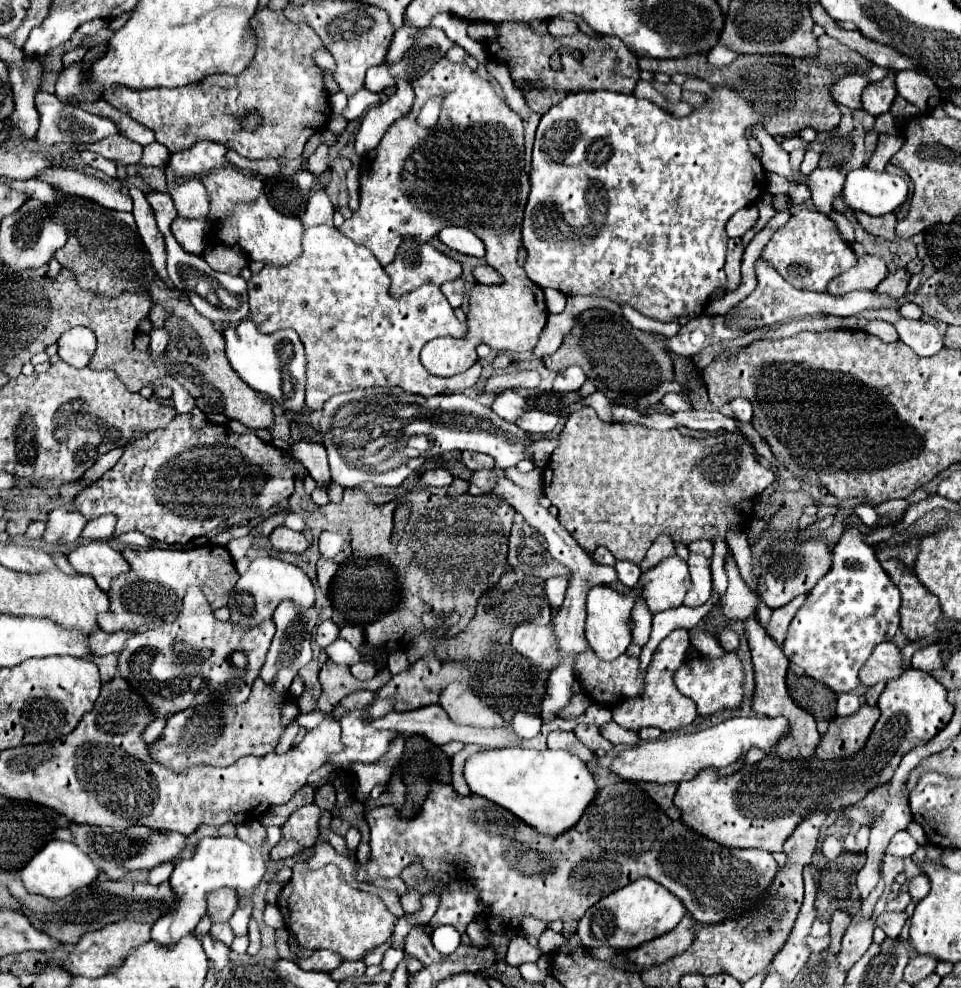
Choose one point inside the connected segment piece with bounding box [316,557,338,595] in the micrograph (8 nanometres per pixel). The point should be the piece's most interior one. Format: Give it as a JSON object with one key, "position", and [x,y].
{"position":[326,568]}

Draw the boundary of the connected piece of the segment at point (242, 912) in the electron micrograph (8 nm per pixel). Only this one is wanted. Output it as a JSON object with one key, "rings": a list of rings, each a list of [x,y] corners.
{"rings":[[[242,895],[242,901],[238,903],[236,913],[230,919],[230,927],[234,937],[238,935],[246,935],[248,933],[248,921],[252,915],[252,903],[250,903],[250,895]]]}

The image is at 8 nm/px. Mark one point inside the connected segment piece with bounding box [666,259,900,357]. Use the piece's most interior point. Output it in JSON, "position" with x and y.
{"position":[773,301]}

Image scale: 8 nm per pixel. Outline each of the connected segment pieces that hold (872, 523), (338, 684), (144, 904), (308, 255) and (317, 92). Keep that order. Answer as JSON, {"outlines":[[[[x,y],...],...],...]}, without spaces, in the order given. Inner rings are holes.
{"outlines":[[[[860,503],[860,505],[854,505],[854,515],[860,517],[860,521],[866,525],[866,527],[876,527],[880,525],[880,517],[876,515],[874,507],[872,505],[866,505],[866,503]]],[[[326,661],[326,665],[320,669],[320,685],[322,685],[322,695],[320,695],[320,699],[318,699],[318,709],[322,709],[322,711],[330,713],[330,711],[338,705],[338,701],[340,701],[342,697],[346,697],[346,695],[350,695],[350,693],[354,693],[354,691],[358,690],[377,692],[392,677],[388,668],[384,668],[371,680],[360,681],[355,677],[350,677],[350,671],[348,671],[348,675],[346,675],[346,673],[344,673],[344,667],[346,667],[346,665],[336,665],[336,663],[332,663],[332,661]]],[[[18,877],[8,885],[8,889],[14,897],[20,897],[20,901],[24,901],[24,915],[30,919],[30,923],[50,937],[56,937],[64,945],[76,945],[84,933],[102,929],[104,925],[122,919],[136,923],[156,923],[176,905],[176,893],[168,881],[160,885],[138,881],[94,881],[92,885],[78,889],[66,899],[46,899],[42,895],[30,895]]],[[[318,225],[304,233],[304,253],[284,267],[266,265],[260,273],[248,281],[250,295],[250,319],[260,333],[274,333],[280,329],[294,329],[306,347],[308,371],[306,371],[306,407],[310,411],[322,411],[324,403],[346,391],[364,387],[402,387],[406,393],[434,397],[442,393],[462,393],[480,379],[480,363],[472,365],[462,375],[436,377],[428,373],[420,363],[422,347],[438,337],[462,337],[466,325],[454,315],[440,287],[422,285],[402,297],[390,295],[390,281],[380,261],[366,249],[356,245],[352,239],[342,235],[336,227]]],[[[262,9],[250,19],[250,25],[256,37],[256,55],[240,75],[216,73],[200,83],[178,89],[160,87],[132,91],[126,87],[112,87],[104,93],[104,101],[152,129],[156,141],[166,145],[172,153],[206,139],[220,141],[248,159],[300,157],[306,141],[322,131],[332,115],[322,83],[324,71],[312,57],[314,51],[322,49],[322,41],[308,25],[290,23],[282,11]],[[248,111],[260,111],[264,117],[262,127],[252,133],[240,127],[240,119]]]]}

